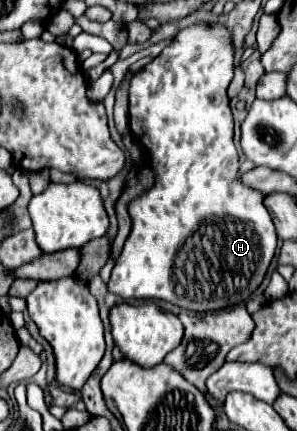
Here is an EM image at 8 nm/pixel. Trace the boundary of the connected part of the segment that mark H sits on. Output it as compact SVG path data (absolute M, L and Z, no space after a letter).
M193 23L191 27L181 29L175 39L161 51L159 57L155 57L151 63L147 63L141 71L137 71L129 83L129 129L133 139L145 147L149 159L151 159L151 169L155 173L155 183L151 189L143 191L139 197L135 197L129 203L129 215L133 219L131 233L123 245L121 255L117 257L117 263L113 267L111 279L109 279L109 291L125 297L125 299L163 299L173 305L179 305L181 309L189 311L221 311L235 307L239 301L247 301L249 295L261 285L267 267L275 255L277 249L277 235L275 235L275 225L271 221L269 211L263 205L263 193L249 189L249 185L241 185L239 181L239 157L237 149L233 145L233 117L229 109L229 99L227 99L227 87L233 79L233 35L231 31L221 25L221 23Z

